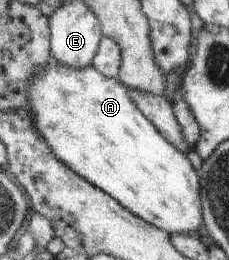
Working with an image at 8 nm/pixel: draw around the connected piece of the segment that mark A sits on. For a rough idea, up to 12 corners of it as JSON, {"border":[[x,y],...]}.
{"border":[[92,64],[27,87],[52,153],[140,219],[203,225],[190,160]]}

